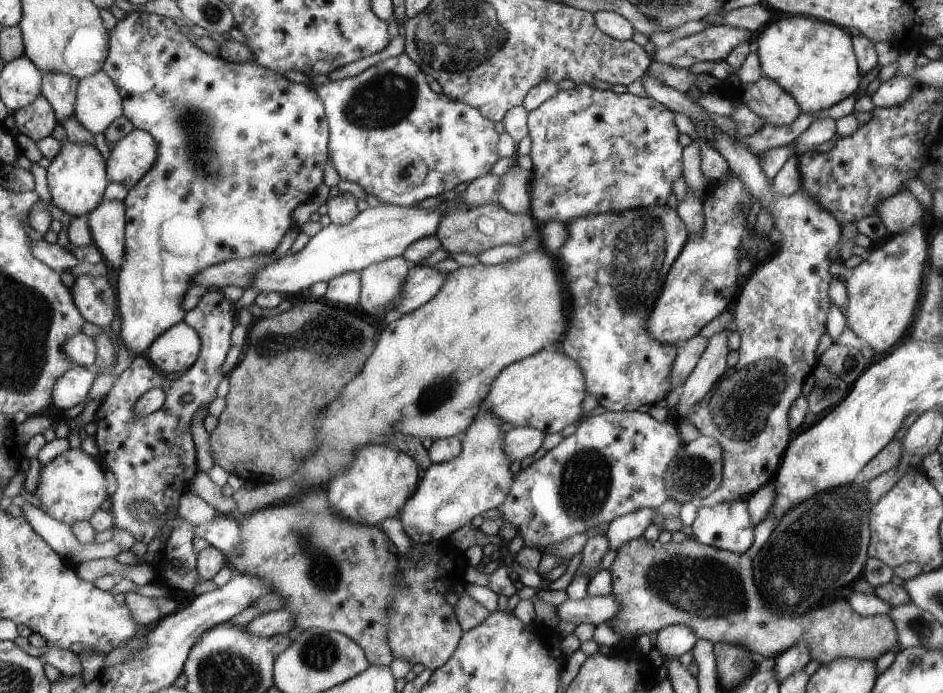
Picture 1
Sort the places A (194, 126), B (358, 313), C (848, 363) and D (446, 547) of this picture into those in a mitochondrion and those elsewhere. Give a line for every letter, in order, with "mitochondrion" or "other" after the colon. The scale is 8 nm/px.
A: mitochondrion
B: other
C: mitochondrion
D: other

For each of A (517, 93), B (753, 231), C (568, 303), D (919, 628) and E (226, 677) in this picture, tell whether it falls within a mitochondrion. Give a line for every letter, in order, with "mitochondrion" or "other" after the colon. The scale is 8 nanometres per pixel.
A: other
B: other
C: other
D: mitochondrion
E: mitochondrion

